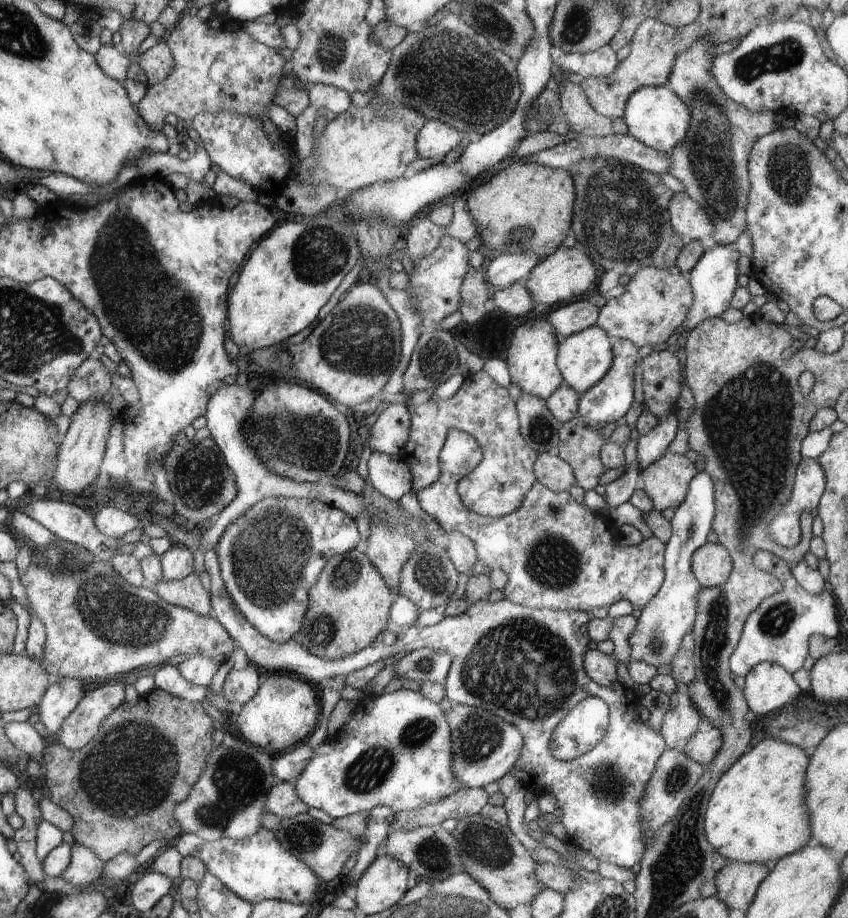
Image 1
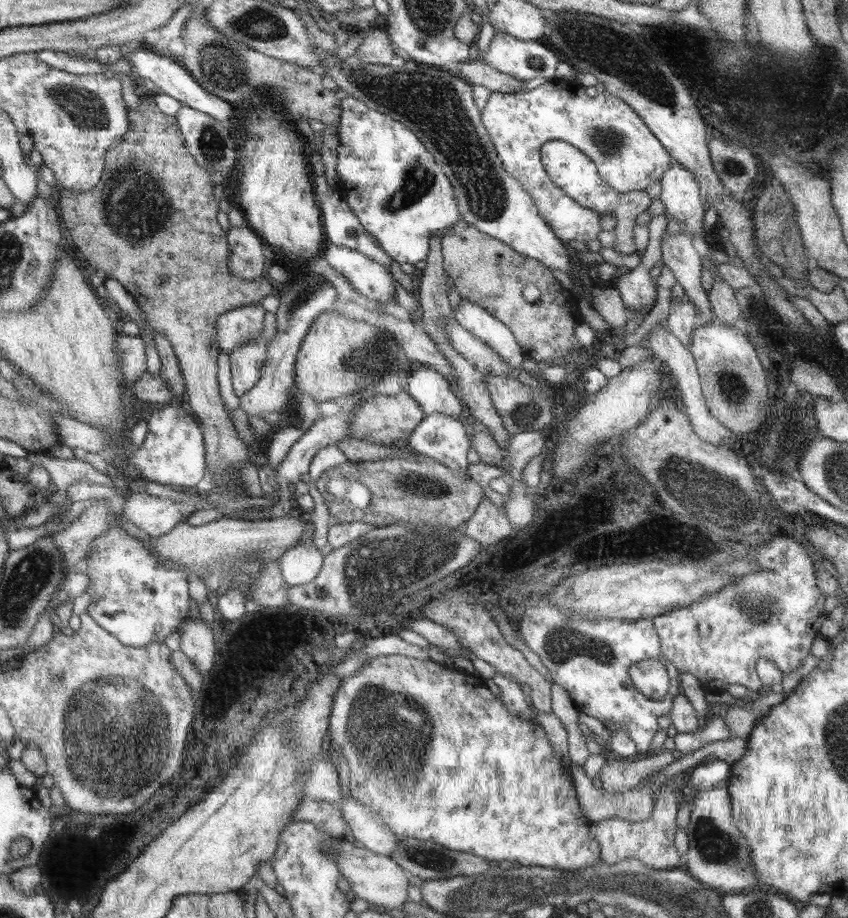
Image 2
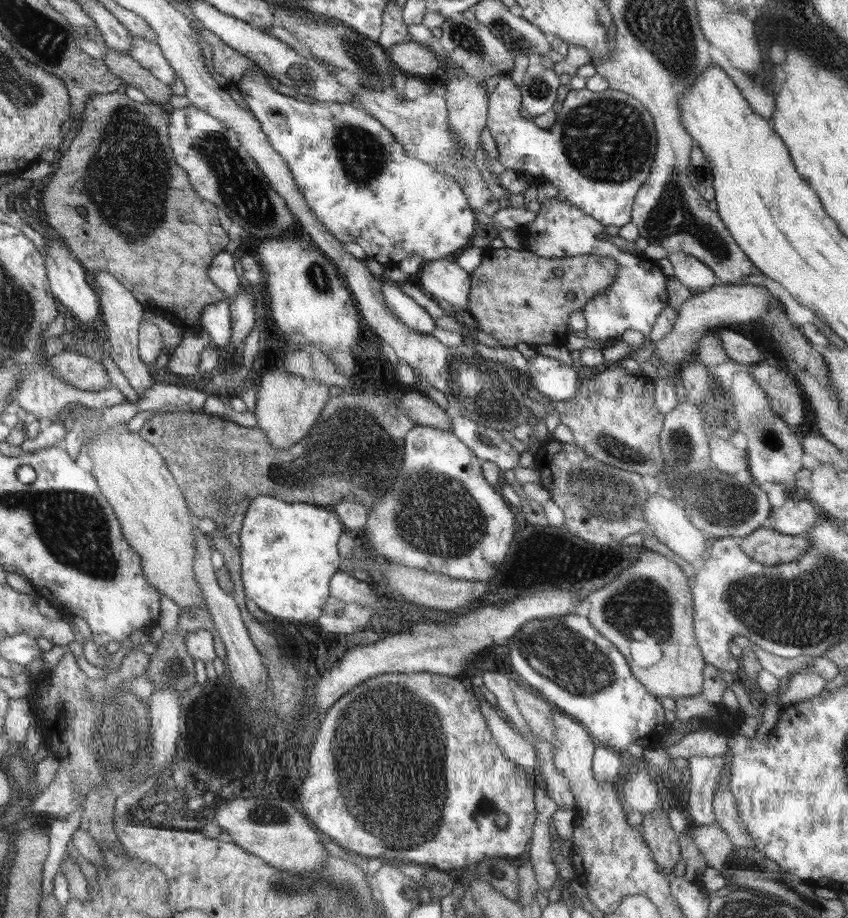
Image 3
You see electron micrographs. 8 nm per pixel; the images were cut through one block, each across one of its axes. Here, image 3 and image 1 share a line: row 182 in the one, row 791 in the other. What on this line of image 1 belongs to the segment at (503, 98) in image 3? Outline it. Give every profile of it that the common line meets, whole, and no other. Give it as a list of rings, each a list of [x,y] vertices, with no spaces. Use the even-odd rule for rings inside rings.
[[[210,594],[212,615],[223,624],[229,635],[236,641],[237,646],[244,650],[247,659],[255,664],[261,672],[294,672],[295,675],[321,686],[330,677],[348,674],[368,666],[380,659],[388,658],[401,652],[410,652],[419,645],[430,646],[437,650],[444,650],[453,656],[450,670],[444,680],[446,695],[453,704],[468,705],[479,709],[486,709],[502,720],[515,724],[525,736],[524,750],[517,760],[516,766],[509,775],[518,779],[525,787],[531,789],[537,796],[549,791],[557,800],[556,806],[562,809],[557,819],[567,830],[568,842],[578,848],[584,848],[598,860],[606,861],[624,868],[636,869],[646,845],[643,841],[640,802],[645,794],[645,788],[656,770],[657,760],[667,749],[665,737],[654,732],[647,724],[638,720],[638,712],[632,704],[638,704],[634,691],[626,692],[622,696],[622,683],[616,681],[609,687],[599,685],[586,672],[584,656],[587,654],[591,638],[587,630],[592,614],[580,611],[563,611],[558,609],[533,609],[518,603],[503,599],[497,602],[478,601],[471,604],[467,610],[459,615],[444,617],[438,624],[429,627],[417,627],[412,624],[398,624],[394,628],[386,629],[377,636],[377,640],[360,652],[344,659],[328,660],[308,652],[301,644],[293,639],[287,643],[271,641],[259,633],[243,614],[234,606],[231,596],[225,594]],[[522,678],[526,684],[518,684],[516,680]],[[590,697],[600,697],[609,706],[609,725],[605,737],[590,751],[582,756],[570,760],[561,760],[551,751],[551,739],[555,728],[562,724],[563,719],[581,700]]]

